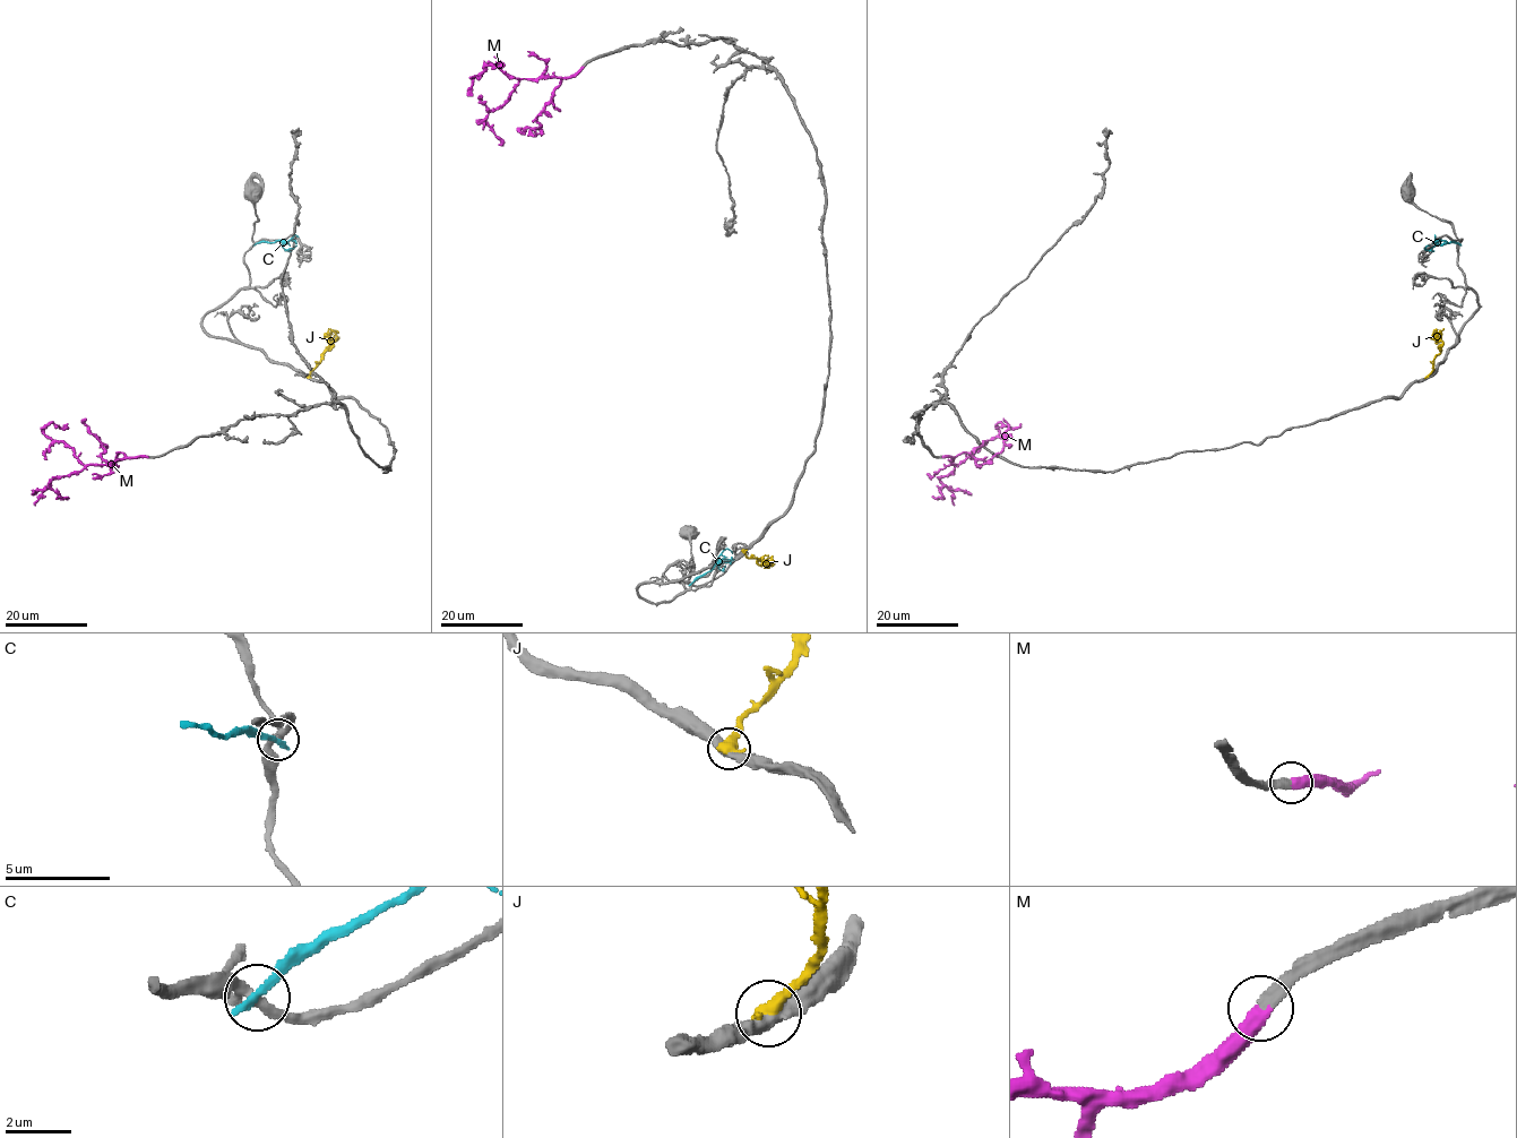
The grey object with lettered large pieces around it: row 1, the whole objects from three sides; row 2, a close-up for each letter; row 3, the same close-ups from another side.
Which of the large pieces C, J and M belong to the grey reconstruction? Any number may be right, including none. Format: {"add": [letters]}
{"add": ["M"]}

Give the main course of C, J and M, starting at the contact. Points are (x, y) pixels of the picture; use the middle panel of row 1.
C: (691, 584), (713, 567), (722, 552), (729, 549), (732, 553)
J: (743, 551), (767, 566), (763, 558), (768, 554)
M: (583, 67), (566, 77), (522, 78), (507, 100), (480, 122), (487, 123), (502, 146)

